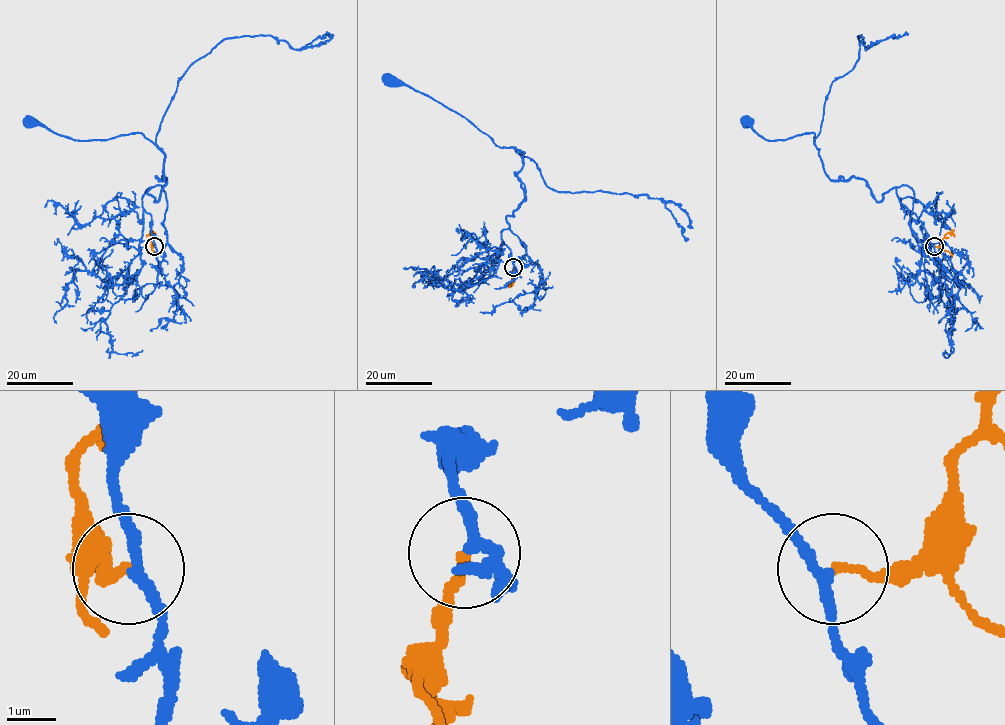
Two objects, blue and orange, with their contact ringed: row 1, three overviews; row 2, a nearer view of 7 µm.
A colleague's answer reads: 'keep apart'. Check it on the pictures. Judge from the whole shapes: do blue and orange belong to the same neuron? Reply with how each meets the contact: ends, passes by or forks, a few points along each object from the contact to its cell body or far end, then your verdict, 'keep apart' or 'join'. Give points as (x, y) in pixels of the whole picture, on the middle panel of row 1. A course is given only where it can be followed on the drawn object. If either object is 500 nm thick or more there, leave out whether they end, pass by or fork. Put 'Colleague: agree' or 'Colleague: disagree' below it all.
blue passes by; orange ends there; blue runs (513, 267), (501, 232), (525, 198), (517, 176), (523, 152), (497, 146), (467, 119), (388, 79); orange runs (513, 267), (510, 275), (514, 280), (505, 287); join
Colleague: disagree

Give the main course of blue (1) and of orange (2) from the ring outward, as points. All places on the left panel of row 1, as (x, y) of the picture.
1: (154, 247), (142, 201), (150, 188), (156, 202), (166, 177), (153, 143), (138, 133), (75, 140), (29, 123)
2: (154, 247), (151, 238), (155, 233), (146, 237)

